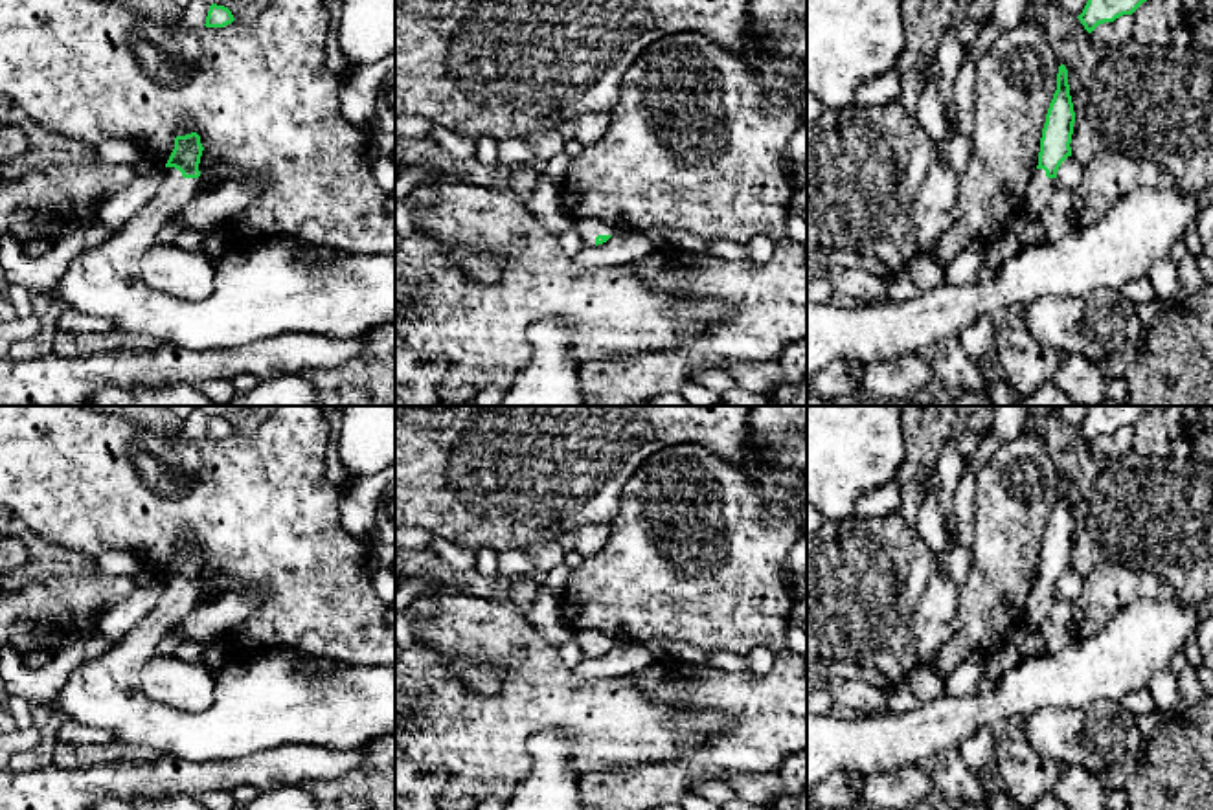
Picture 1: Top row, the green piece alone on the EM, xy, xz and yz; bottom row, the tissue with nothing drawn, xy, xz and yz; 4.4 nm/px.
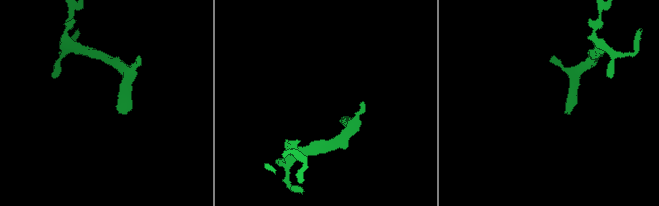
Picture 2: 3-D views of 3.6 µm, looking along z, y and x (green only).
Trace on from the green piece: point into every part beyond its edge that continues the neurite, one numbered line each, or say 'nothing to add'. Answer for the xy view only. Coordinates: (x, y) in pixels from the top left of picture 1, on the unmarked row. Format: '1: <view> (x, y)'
1: xy (282, 697)

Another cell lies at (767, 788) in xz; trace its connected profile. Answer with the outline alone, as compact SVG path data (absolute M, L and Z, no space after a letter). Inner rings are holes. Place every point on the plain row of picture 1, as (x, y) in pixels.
M777 771L763 775L733 773L720 781L737 799L746 803L770 806L785 793L783 779Z

